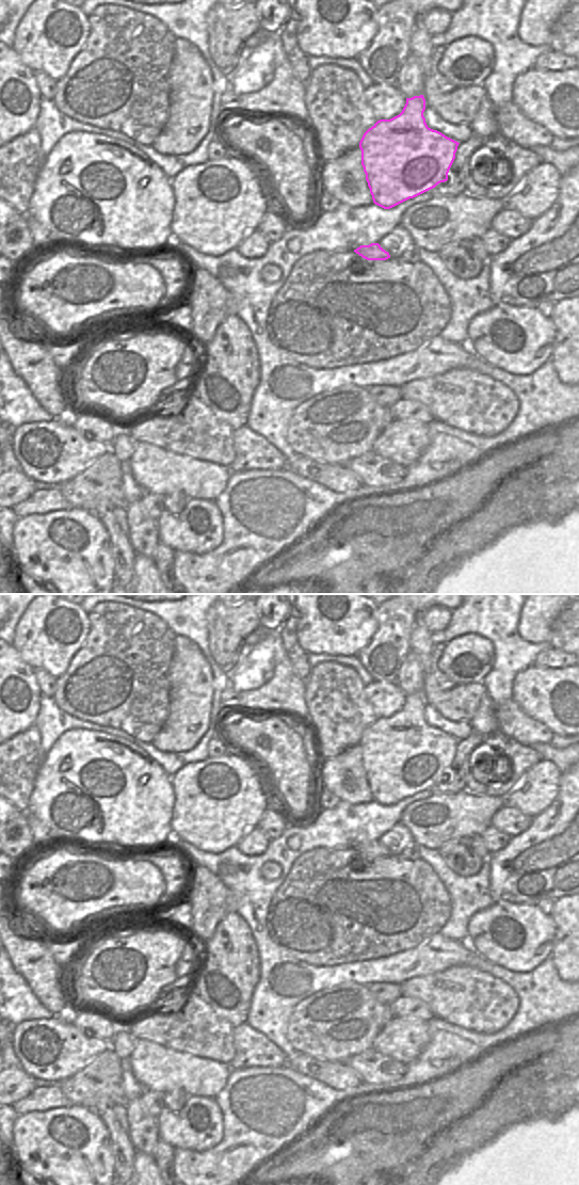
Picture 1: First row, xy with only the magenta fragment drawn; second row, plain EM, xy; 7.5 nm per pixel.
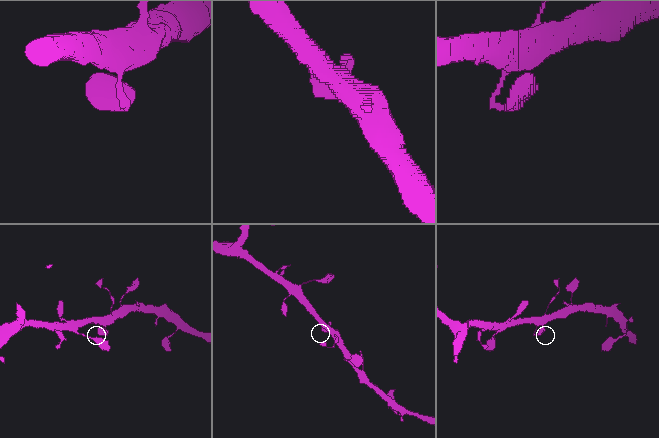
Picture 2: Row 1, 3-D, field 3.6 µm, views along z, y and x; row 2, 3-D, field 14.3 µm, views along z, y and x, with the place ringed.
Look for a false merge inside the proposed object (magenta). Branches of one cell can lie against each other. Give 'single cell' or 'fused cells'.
single cell

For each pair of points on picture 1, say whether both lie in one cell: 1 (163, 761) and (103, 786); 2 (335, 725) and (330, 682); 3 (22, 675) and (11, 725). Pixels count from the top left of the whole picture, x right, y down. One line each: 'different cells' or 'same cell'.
1: different cells
2: same cell
3: same cell

